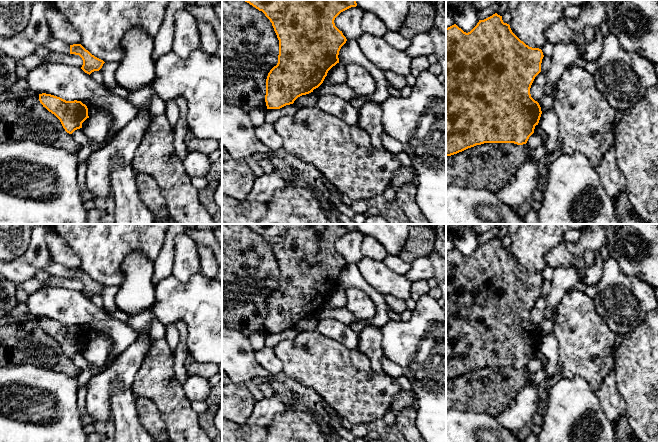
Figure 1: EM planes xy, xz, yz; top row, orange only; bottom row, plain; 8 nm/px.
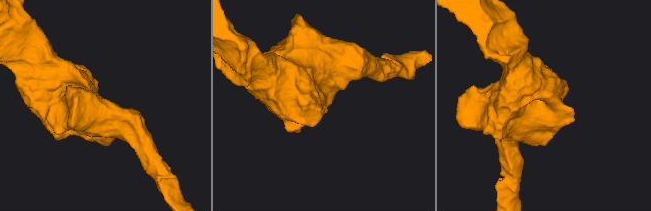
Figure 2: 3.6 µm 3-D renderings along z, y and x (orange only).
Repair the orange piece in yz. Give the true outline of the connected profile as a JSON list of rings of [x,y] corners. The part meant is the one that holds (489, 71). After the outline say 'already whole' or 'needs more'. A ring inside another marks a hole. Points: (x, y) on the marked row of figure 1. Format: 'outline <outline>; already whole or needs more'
outline [[[497,13],[479,20],[477,25],[468,33],[456,24],[446,28],[446,156],[462,152],[468,148],[484,143],[514,143],[526,144],[538,125],[542,111],[539,103],[530,94],[531,85],[535,77],[541,72],[541,63],[544,55],[541,49],[532,48],[521,41],[511,30],[510,25],[504,23],[502,16]]]; already whole

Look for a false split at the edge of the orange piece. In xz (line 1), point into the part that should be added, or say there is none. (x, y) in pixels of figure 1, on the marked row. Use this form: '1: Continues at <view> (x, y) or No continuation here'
1: No continuation here

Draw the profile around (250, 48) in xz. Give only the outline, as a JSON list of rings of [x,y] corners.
[[[222,0],[222,101],[232,106],[241,107],[247,113],[252,108],[268,110],[265,102],[266,95],[266,79],[270,70],[277,65],[279,55],[279,40],[274,31],[272,23],[262,11],[259,11],[249,3],[243,0]]]

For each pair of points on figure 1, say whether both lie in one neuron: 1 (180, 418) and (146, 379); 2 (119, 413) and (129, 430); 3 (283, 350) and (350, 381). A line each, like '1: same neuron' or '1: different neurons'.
1: same neuron
2: same neuron
3: same neuron

